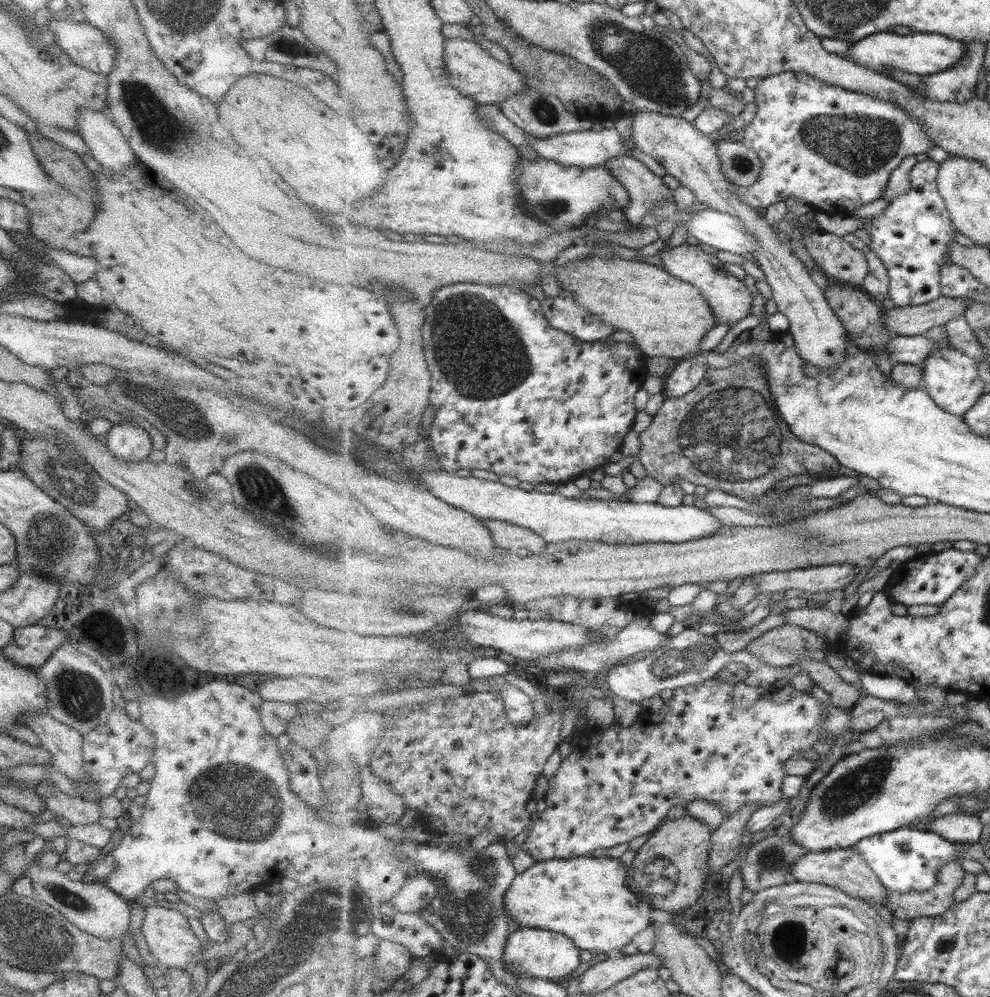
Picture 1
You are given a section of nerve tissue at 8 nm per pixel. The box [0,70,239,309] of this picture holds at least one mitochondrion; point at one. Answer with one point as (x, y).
(156, 127)

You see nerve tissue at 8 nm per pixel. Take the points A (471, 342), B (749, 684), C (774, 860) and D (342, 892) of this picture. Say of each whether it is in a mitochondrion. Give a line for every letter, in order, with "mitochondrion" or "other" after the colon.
A: mitochondrion
B: other
C: mitochondrion
D: mitochondrion

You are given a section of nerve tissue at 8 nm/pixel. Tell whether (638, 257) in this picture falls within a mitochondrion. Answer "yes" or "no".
no

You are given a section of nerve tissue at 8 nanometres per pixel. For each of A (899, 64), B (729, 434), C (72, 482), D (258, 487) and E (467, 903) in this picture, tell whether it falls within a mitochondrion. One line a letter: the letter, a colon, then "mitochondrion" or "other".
A: other
B: mitochondrion
C: mitochondrion
D: mitochondrion
E: mitochondrion

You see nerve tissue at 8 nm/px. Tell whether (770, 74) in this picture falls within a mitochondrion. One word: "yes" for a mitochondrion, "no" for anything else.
no

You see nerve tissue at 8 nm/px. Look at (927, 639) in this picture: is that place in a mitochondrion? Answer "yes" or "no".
no

